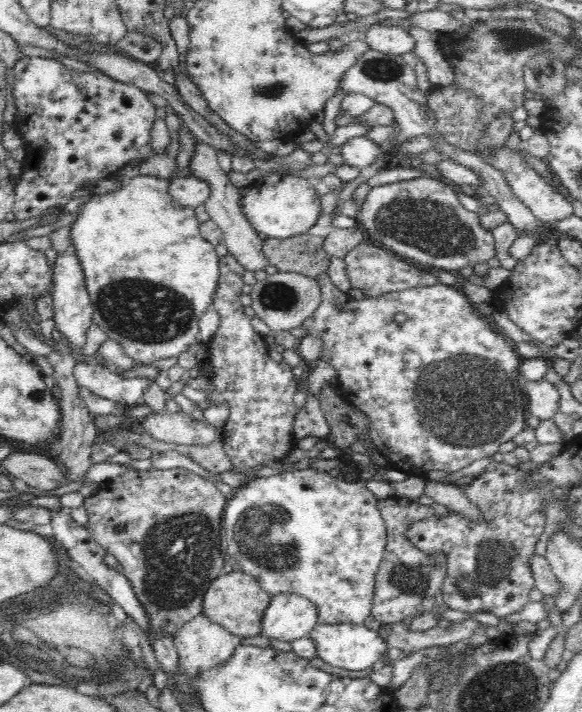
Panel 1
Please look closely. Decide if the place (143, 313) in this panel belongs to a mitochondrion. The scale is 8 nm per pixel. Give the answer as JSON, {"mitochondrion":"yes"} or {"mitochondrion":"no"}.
{"mitochondrion":"yes"}

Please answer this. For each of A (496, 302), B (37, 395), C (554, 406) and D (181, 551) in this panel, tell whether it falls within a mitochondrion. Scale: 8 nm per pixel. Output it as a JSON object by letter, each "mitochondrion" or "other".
{"A":"other","B":"mitochondrion","C":"other","D":"mitochondrion"}

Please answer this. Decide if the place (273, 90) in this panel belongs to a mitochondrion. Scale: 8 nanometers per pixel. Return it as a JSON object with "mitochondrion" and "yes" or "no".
{"mitochondrion":"yes"}

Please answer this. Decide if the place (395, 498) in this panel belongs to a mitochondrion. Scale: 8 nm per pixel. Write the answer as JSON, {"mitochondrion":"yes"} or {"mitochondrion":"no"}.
{"mitochondrion":"no"}

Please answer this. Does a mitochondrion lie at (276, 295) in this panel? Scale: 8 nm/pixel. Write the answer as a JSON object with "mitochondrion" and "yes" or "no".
{"mitochondrion":"yes"}

